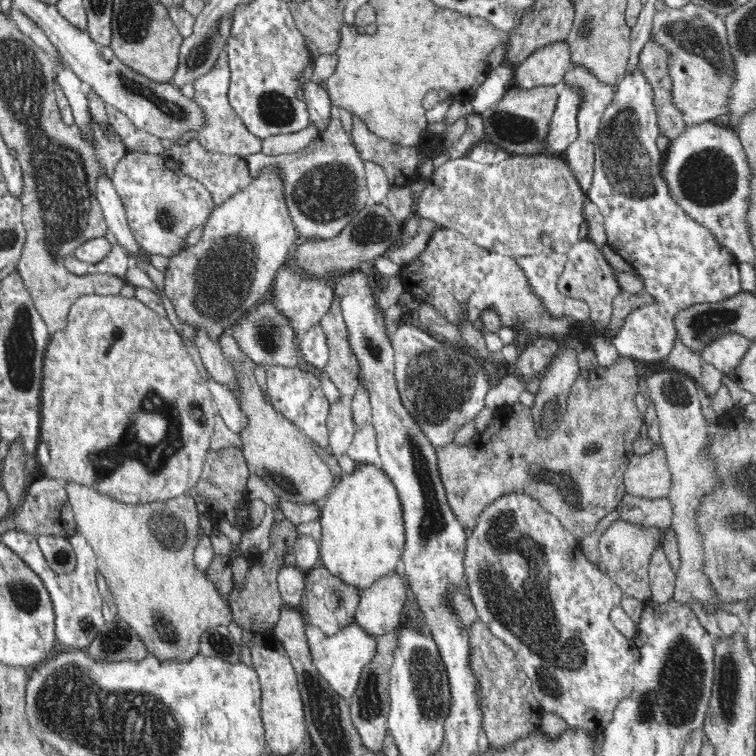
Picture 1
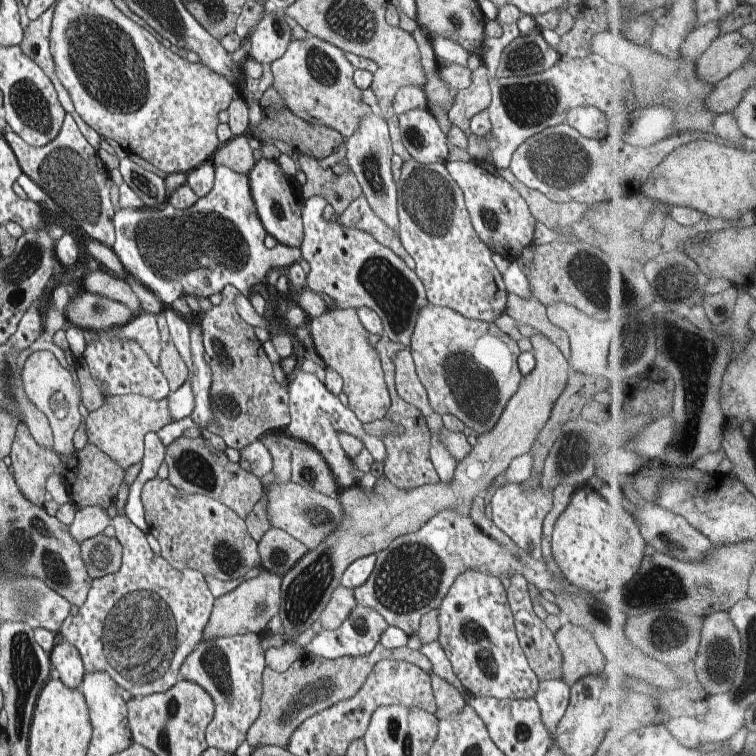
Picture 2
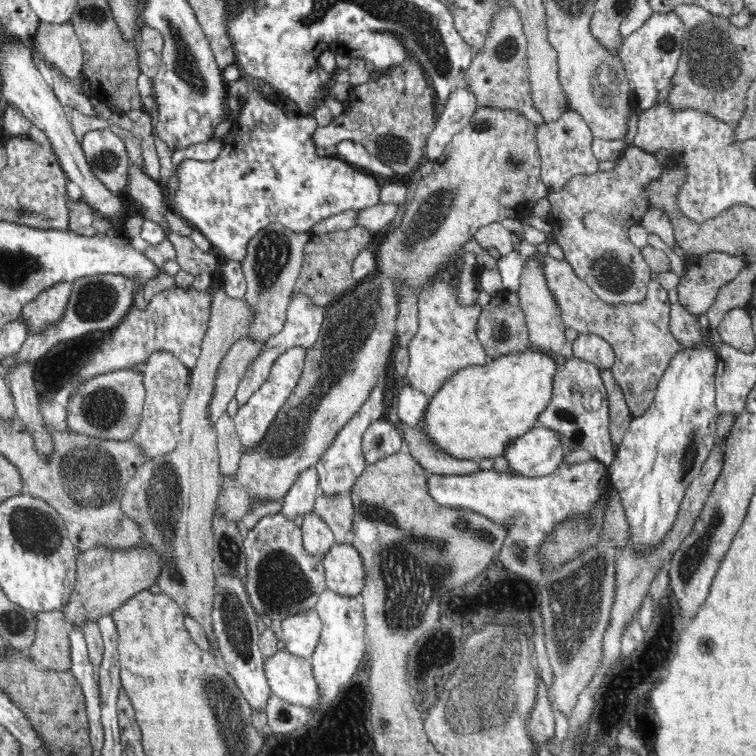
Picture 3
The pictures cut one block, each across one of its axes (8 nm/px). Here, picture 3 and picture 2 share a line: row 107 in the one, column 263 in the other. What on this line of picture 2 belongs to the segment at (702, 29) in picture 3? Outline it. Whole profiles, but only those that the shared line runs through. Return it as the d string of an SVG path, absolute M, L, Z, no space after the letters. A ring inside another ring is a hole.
M378 643L378 646L370 654L360 657L344 656L326 660L325 658L303 655L290 669L281 673L267 666L262 675L264 692L262 692L261 711L256 722L253 722L248 730L248 736L246 736L248 744L250 746L258 744L258 724L266 724L266 726L262 726L262 732L270 732L270 734L264 734L260 744L287 748L292 733L300 726L301 722L313 714L330 708L337 702L356 696L358 690L366 682L366 678L370 676L372 668L378 662L386 659L414 663L427 674L433 673L430 660L419 650L413 650L407 646L390 650L381 643Z

